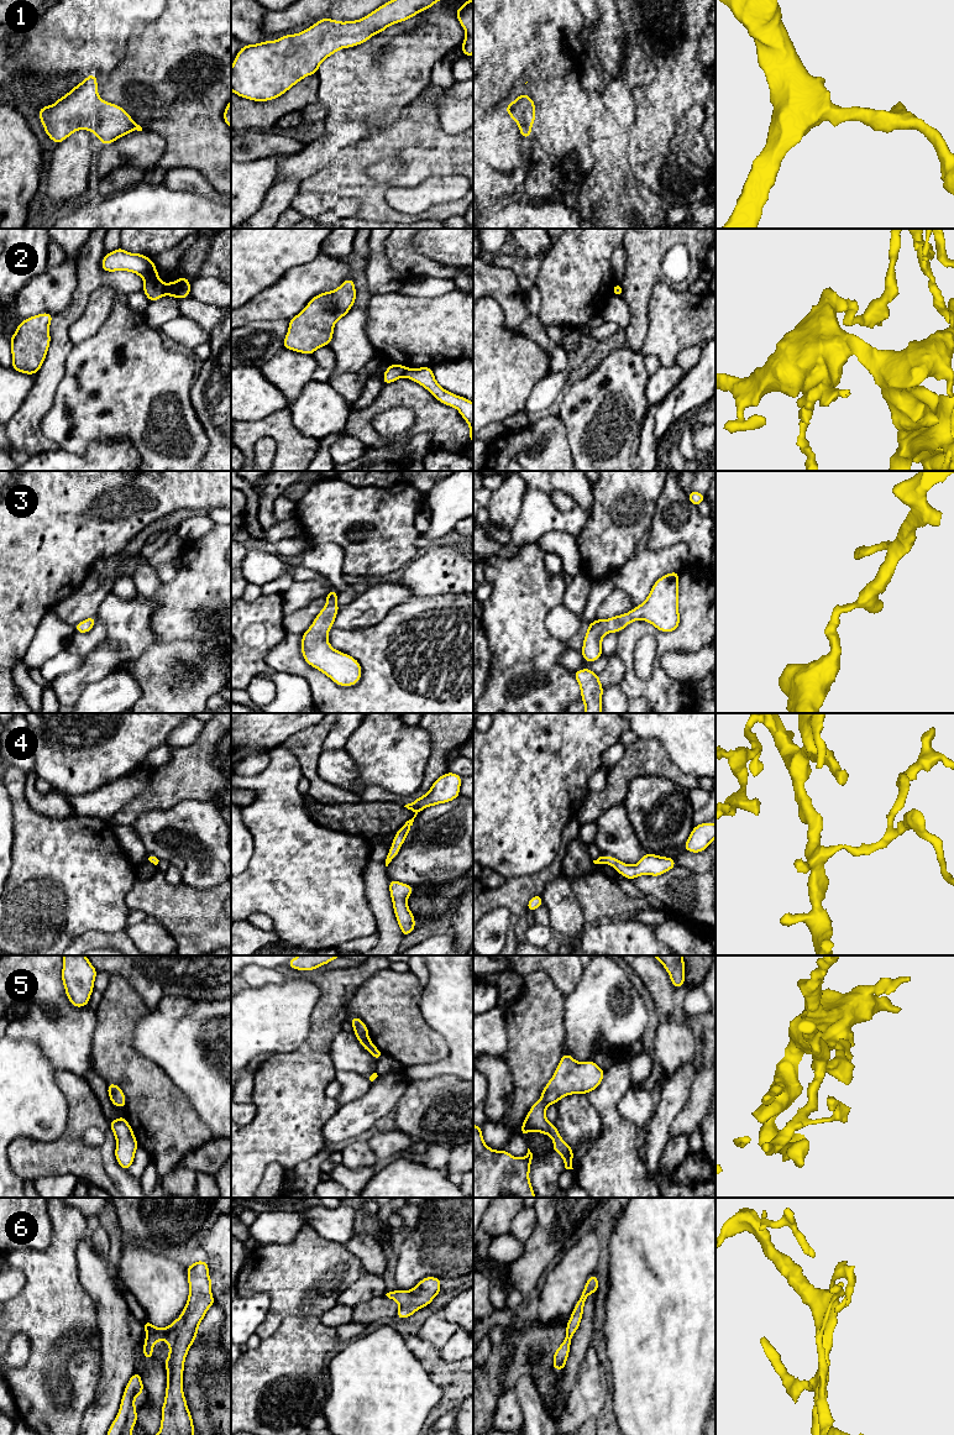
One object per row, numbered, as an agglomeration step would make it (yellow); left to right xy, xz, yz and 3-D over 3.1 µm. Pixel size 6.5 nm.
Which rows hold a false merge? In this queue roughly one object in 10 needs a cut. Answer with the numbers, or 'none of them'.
2

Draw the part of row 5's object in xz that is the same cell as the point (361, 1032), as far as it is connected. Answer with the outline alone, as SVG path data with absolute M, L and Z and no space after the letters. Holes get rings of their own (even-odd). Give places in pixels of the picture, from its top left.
M350 1017L348 1021L353 1026L353 1035L362 1044L362 1047L367 1052L369 1052L376 1060L379 1060L383 1053L372 1043L371 1038L368 1037L368 1027L363 1023L363 1021L360 1017Z

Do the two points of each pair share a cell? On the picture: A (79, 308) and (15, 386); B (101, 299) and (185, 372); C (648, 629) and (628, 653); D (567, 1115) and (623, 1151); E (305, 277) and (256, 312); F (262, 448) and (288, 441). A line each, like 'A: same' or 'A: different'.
A: different
B: different
C: same
D: different
E: same
F: different

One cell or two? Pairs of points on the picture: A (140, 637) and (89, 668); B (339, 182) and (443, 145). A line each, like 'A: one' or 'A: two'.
A: one
B: one

